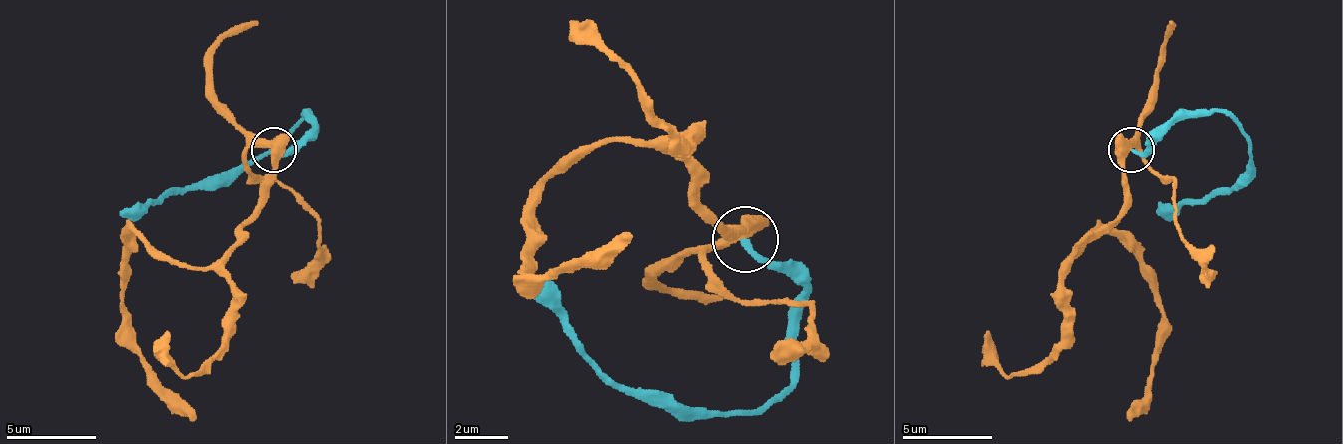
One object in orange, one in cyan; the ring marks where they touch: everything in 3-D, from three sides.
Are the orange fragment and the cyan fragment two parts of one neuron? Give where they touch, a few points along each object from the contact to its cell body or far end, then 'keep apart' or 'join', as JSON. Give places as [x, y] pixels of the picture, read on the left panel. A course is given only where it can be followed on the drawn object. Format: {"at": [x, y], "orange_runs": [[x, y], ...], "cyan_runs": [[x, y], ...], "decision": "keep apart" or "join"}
{"at": [273, 149], "orange_runs": [[272, 150], [272, 187], [241, 236], [204, 268], [159, 259], [132, 232], [128, 236], [128, 345], [195, 422]], "cyan_runs": [[272, 150], [295, 150], [313, 132], [308, 110], [277, 141], [236, 169], [191, 182], [123, 209]], "decision": "keep apart"}

